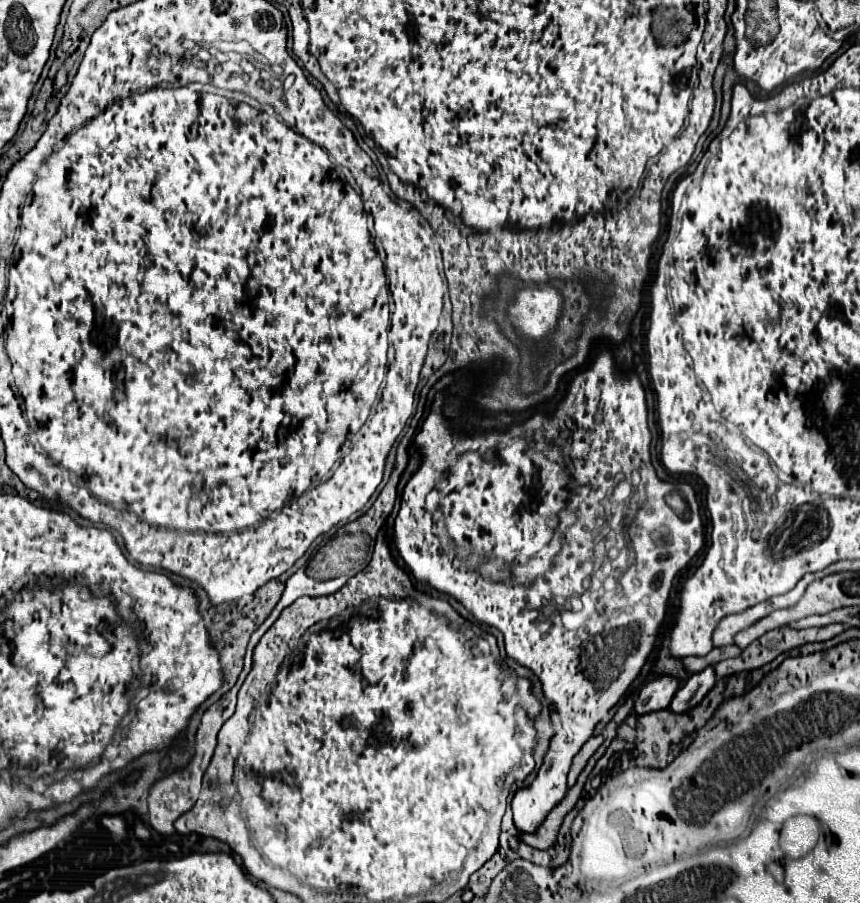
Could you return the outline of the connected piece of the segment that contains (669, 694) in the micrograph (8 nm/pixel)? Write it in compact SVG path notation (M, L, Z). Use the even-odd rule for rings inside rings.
M658 675L656 679L648 681L636 699L634 711L636 713L650 713L658 709L666 709L680 687L680 679L672 675Z

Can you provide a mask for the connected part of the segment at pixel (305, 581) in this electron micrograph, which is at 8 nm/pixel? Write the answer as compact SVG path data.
M298 569L298 571L286 581L286 591L284 591L282 599L278 601L278 605L276 605L276 609L274 609L274 613L272 613L272 617L264 623L264 627L268 627L270 621L272 621L274 617L278 617L278 613L280 613L284 607L288 607L290 603L294 603L298 597L320 597L320 595L330 595L330 593L338 591L344 583L340 583L340 581L338 581L338 583L332 583L332 589L326 587L326 585L328 585L328 583L324 583L324 587L322 587L322 581L316 581L316 579L308 577L304 569Z

